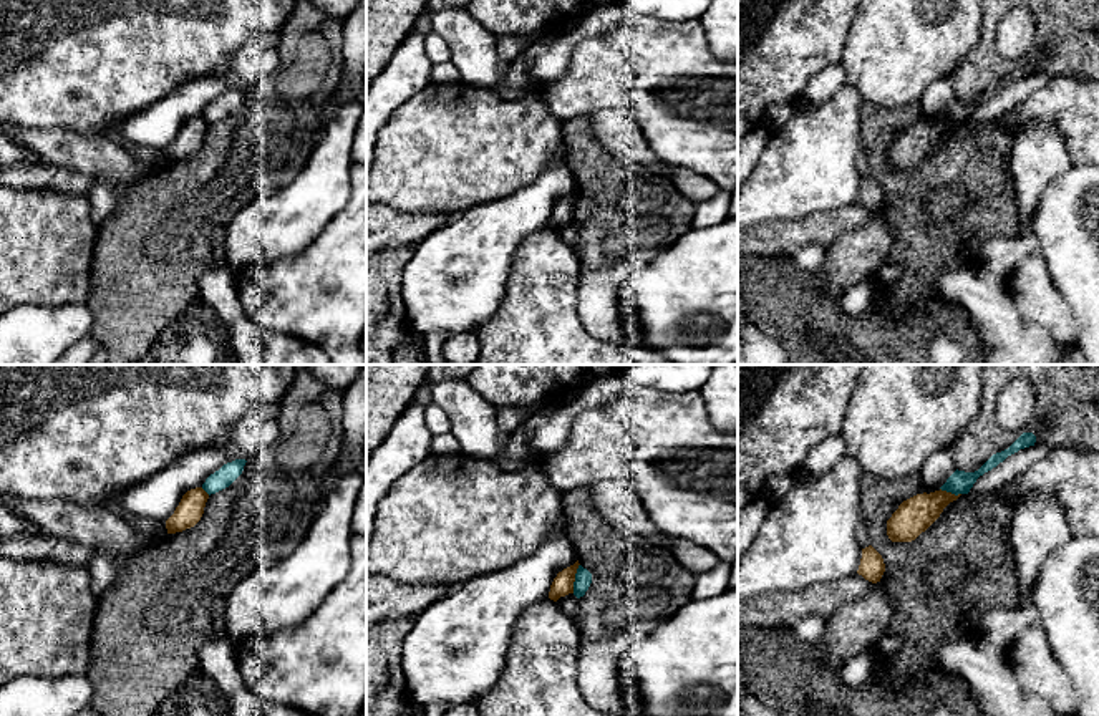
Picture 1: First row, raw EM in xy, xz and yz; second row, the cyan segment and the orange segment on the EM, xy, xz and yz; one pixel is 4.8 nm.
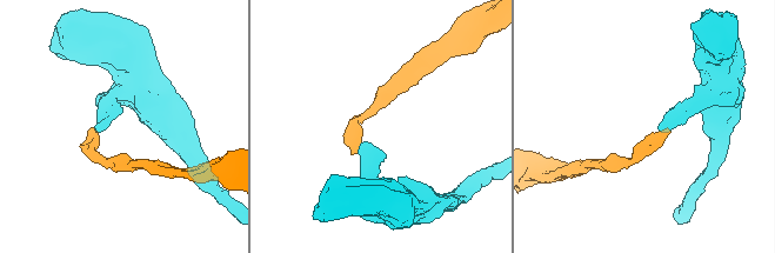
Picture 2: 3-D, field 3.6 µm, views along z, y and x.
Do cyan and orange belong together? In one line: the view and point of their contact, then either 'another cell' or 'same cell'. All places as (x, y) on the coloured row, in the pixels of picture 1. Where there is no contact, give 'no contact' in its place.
xz (576, 579) | another cell

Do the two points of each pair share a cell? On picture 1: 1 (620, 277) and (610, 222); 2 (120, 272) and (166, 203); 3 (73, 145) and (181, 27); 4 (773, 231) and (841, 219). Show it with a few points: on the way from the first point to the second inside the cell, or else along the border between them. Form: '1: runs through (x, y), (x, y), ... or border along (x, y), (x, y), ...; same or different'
1: border along (643, 261), (627, 261), (610, 267), (582, 270); different
2: runs through (136, 256), (166, 226), (166, 219); same
3: border along (43, 128), (72, 128), (83, 135), (108, 135); different
4: runs through (789, 231), (824, 227); same

